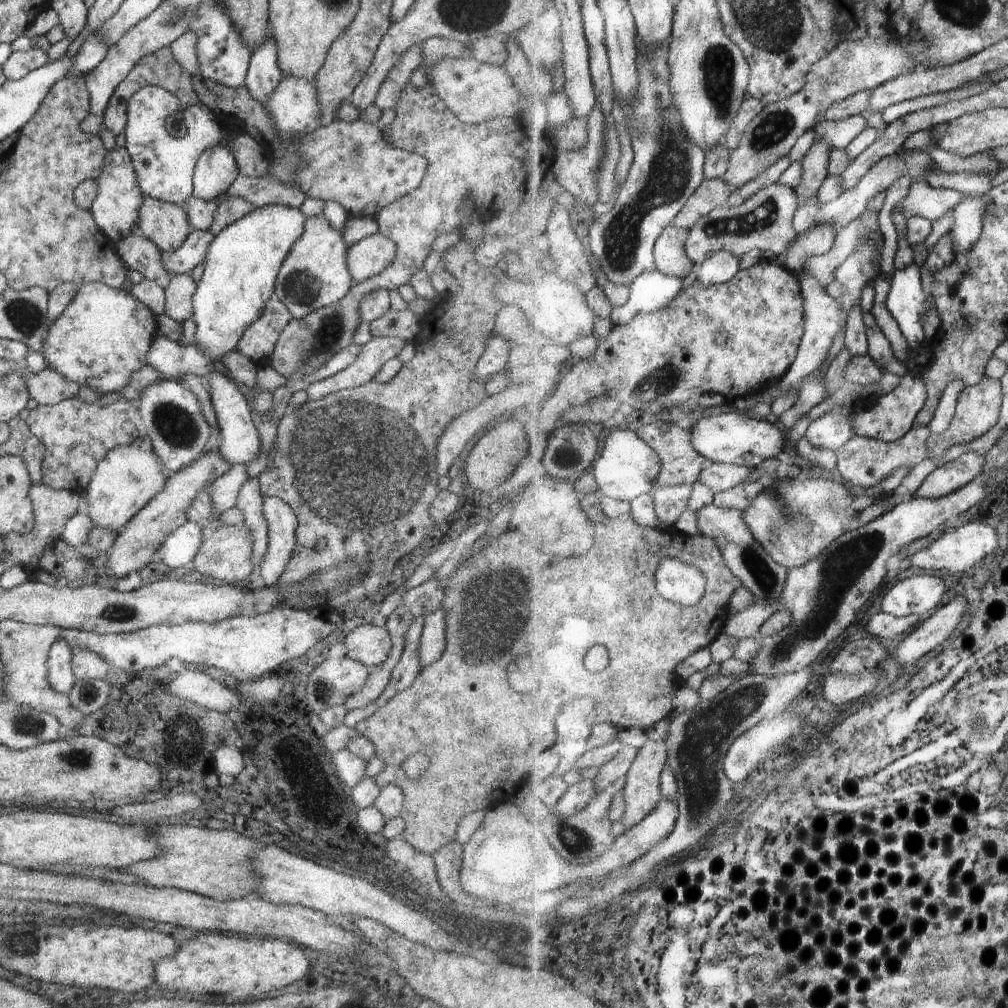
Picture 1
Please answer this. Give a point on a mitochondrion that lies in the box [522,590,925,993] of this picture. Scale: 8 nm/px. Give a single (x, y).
(707, 731)

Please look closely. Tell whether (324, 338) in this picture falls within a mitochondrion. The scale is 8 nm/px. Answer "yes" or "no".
yes

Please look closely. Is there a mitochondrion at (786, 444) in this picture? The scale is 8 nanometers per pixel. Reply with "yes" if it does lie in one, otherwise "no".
no

